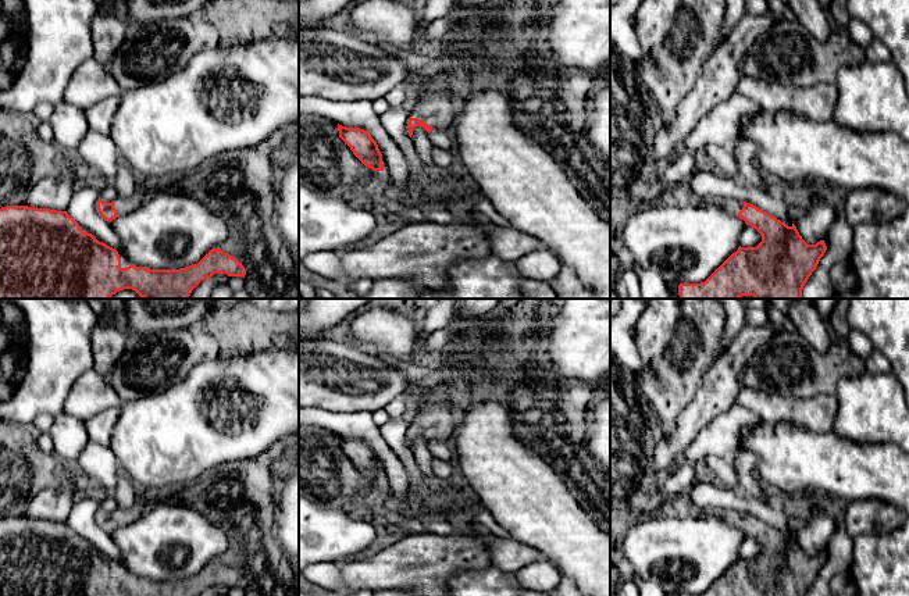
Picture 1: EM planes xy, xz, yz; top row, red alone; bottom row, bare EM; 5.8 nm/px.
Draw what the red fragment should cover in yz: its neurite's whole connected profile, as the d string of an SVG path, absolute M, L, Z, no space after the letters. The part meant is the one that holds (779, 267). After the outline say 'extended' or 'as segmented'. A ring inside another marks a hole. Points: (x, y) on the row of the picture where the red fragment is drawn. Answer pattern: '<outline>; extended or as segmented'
M707 196L703 203L720 206L730 215L744 220L746 225L753 226L762 235L762 242L756 247L739 246L705 282L680 283L680 299L739 299L742 296L802 299L805 283L827 250L824 240L808 245L794 224L788 226L774 215L746 201Z; extended

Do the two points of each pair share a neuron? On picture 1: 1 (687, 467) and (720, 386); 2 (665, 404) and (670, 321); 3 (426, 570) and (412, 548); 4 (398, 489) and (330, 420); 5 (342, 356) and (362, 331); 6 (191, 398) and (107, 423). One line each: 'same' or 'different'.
1: different
2: same
3: same
4: same
5: different
6: different

